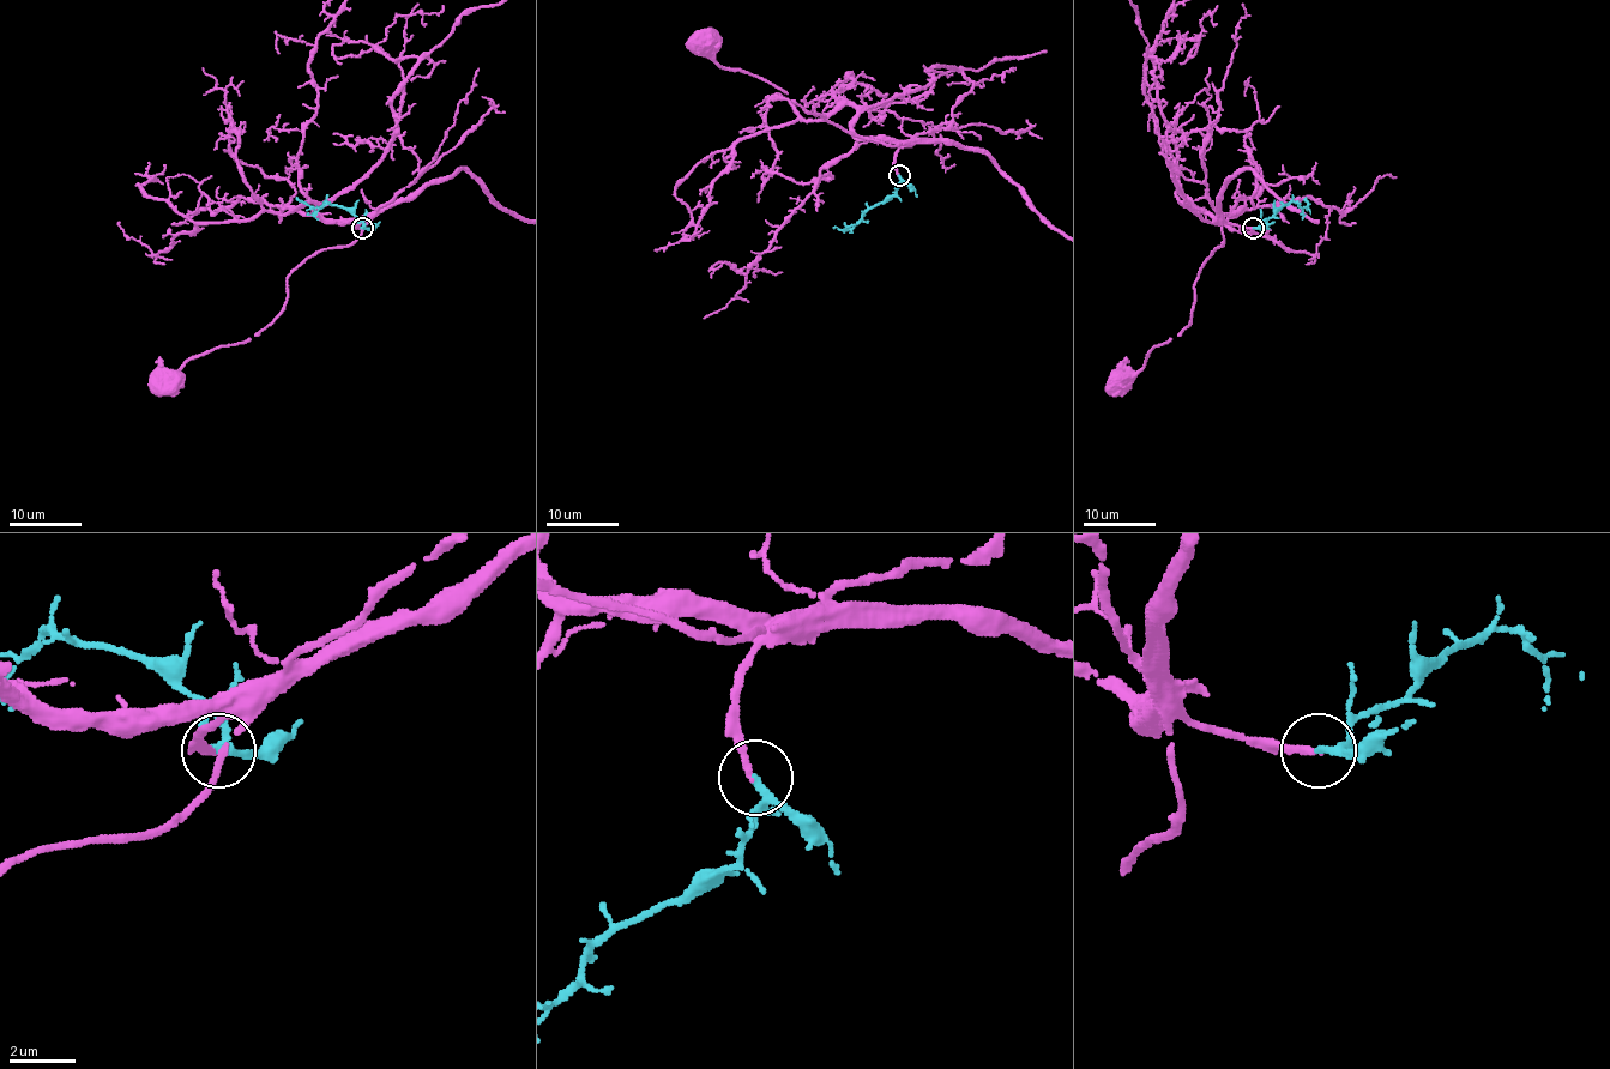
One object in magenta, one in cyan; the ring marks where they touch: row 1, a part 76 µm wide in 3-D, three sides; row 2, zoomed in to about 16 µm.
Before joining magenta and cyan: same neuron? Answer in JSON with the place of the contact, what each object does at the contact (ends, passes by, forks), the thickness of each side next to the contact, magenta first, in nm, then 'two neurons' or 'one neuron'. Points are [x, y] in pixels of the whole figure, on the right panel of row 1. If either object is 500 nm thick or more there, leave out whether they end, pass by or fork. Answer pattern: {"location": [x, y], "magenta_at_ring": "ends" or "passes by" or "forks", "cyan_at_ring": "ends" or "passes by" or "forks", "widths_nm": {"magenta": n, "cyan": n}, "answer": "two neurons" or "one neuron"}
{"location": [1253, 228], "magenta_at_ring": "ends", "cyan_at_ring": "forks", "widths_nm": {"magenta": 190, "cyan": 150}, "answer": "one neuron"}

